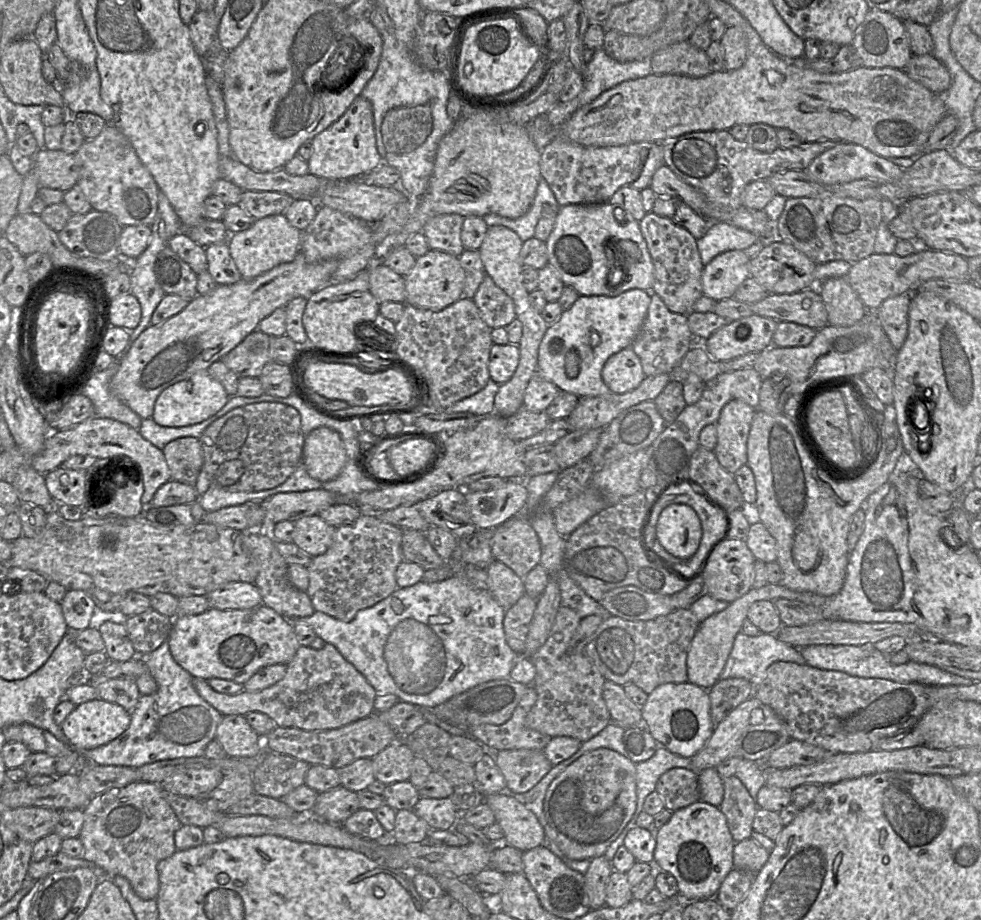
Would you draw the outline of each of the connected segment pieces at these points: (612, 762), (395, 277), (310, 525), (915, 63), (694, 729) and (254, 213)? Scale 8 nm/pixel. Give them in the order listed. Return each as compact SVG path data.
M597 748L586 752L576 761L567 766L549 785L544 799L544 813L549 826L556 834L556 843L559 849L574 860L593 859L606 853L608 846L614 841L632 818L637 805L636 793L636 767L628 757L609 748Z
M383 262L372 263L368 268L370 291L383 302L405 303L406 291L404 277L394 272Z
M319 514L302 517L294 525L293 542L312 557L325 553L334 542L337 527L328 524Z
M932 54L913 55L903 70L911 79L936 94L946 91L951 84L948 69Z
M686 681L661 684L648 695L642 706L642 723L659 746L664 746L674 754L691 758L705 745L715 728L710 715L708 690Z
M243 191L238 203L255 220L270 215L283 214L294 201L284 193L271 191Z

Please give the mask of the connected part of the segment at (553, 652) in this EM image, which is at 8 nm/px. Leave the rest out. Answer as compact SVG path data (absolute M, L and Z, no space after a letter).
M560 606L546 642L531 655L536 668L532 686L537 700L527 714L525 724L551 737L569 736L585 742L612 720L603 698L606 679L584 652L568 654L568 646L581 619L575 610Z

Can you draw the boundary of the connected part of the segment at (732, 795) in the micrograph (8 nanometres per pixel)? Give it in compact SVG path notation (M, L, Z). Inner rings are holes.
M735 775L723 779L723 785L724 796L719 808L726 817L734 841L750 838L753 820L758 810L756 800Z

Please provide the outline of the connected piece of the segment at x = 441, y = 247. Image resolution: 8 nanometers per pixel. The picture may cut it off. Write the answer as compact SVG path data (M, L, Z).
M453 213L430 218L422 228L429 249L460 256L465 250L461 241L463 221L463 216Z

